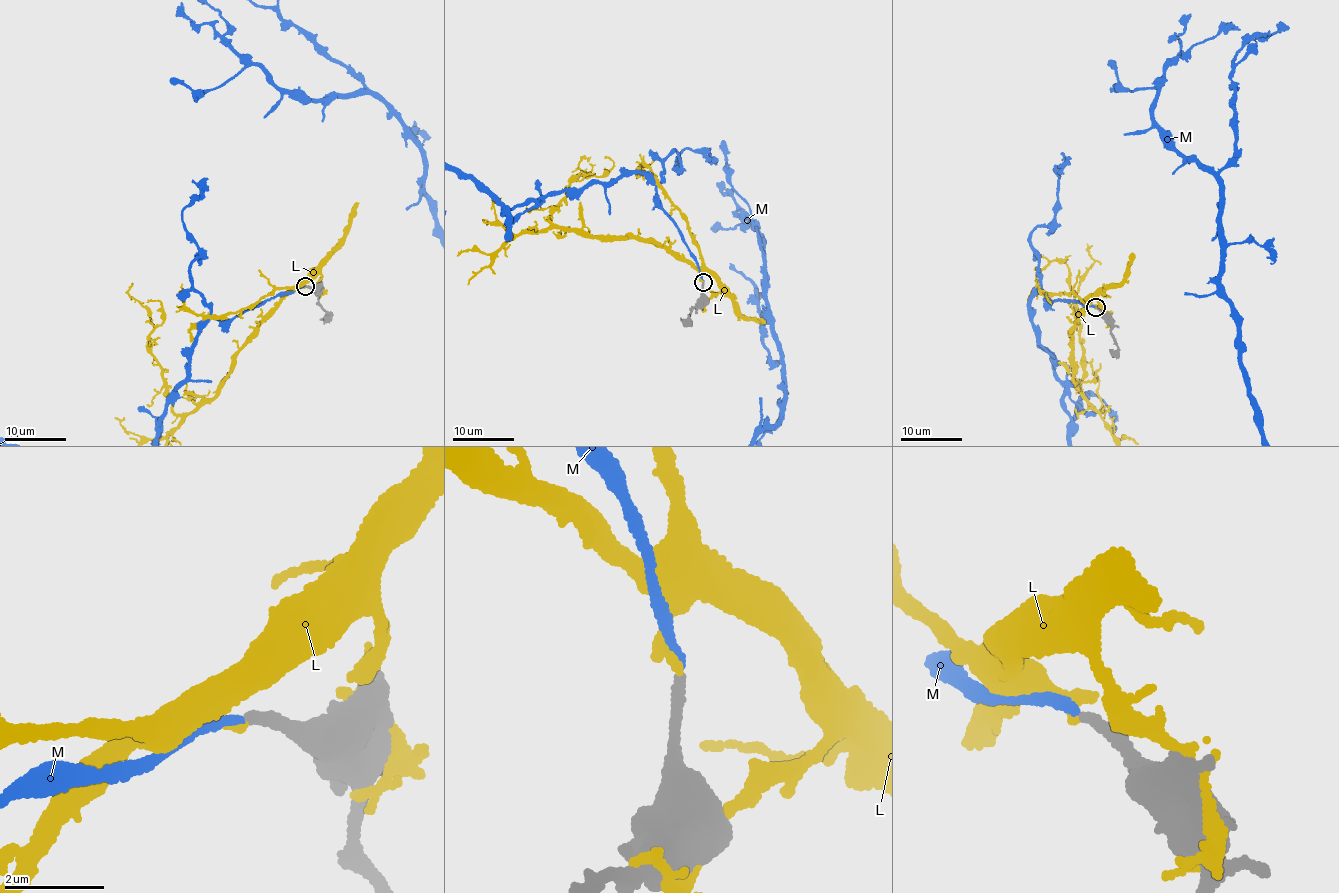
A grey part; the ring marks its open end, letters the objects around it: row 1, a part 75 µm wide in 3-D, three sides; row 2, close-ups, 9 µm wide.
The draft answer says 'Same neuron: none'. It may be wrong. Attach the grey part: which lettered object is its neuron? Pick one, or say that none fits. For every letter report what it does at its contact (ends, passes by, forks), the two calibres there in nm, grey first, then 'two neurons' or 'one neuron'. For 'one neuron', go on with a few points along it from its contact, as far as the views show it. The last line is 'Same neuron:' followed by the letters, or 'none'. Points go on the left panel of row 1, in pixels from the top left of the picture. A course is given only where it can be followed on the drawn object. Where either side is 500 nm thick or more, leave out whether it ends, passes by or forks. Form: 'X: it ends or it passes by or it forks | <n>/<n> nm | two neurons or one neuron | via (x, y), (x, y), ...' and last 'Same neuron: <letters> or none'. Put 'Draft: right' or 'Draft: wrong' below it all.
L: it ends | 220/220 nm | two neurons
M: it ends | 200/180 nm | one neuron
Same neuron: M
Draft: wrong

